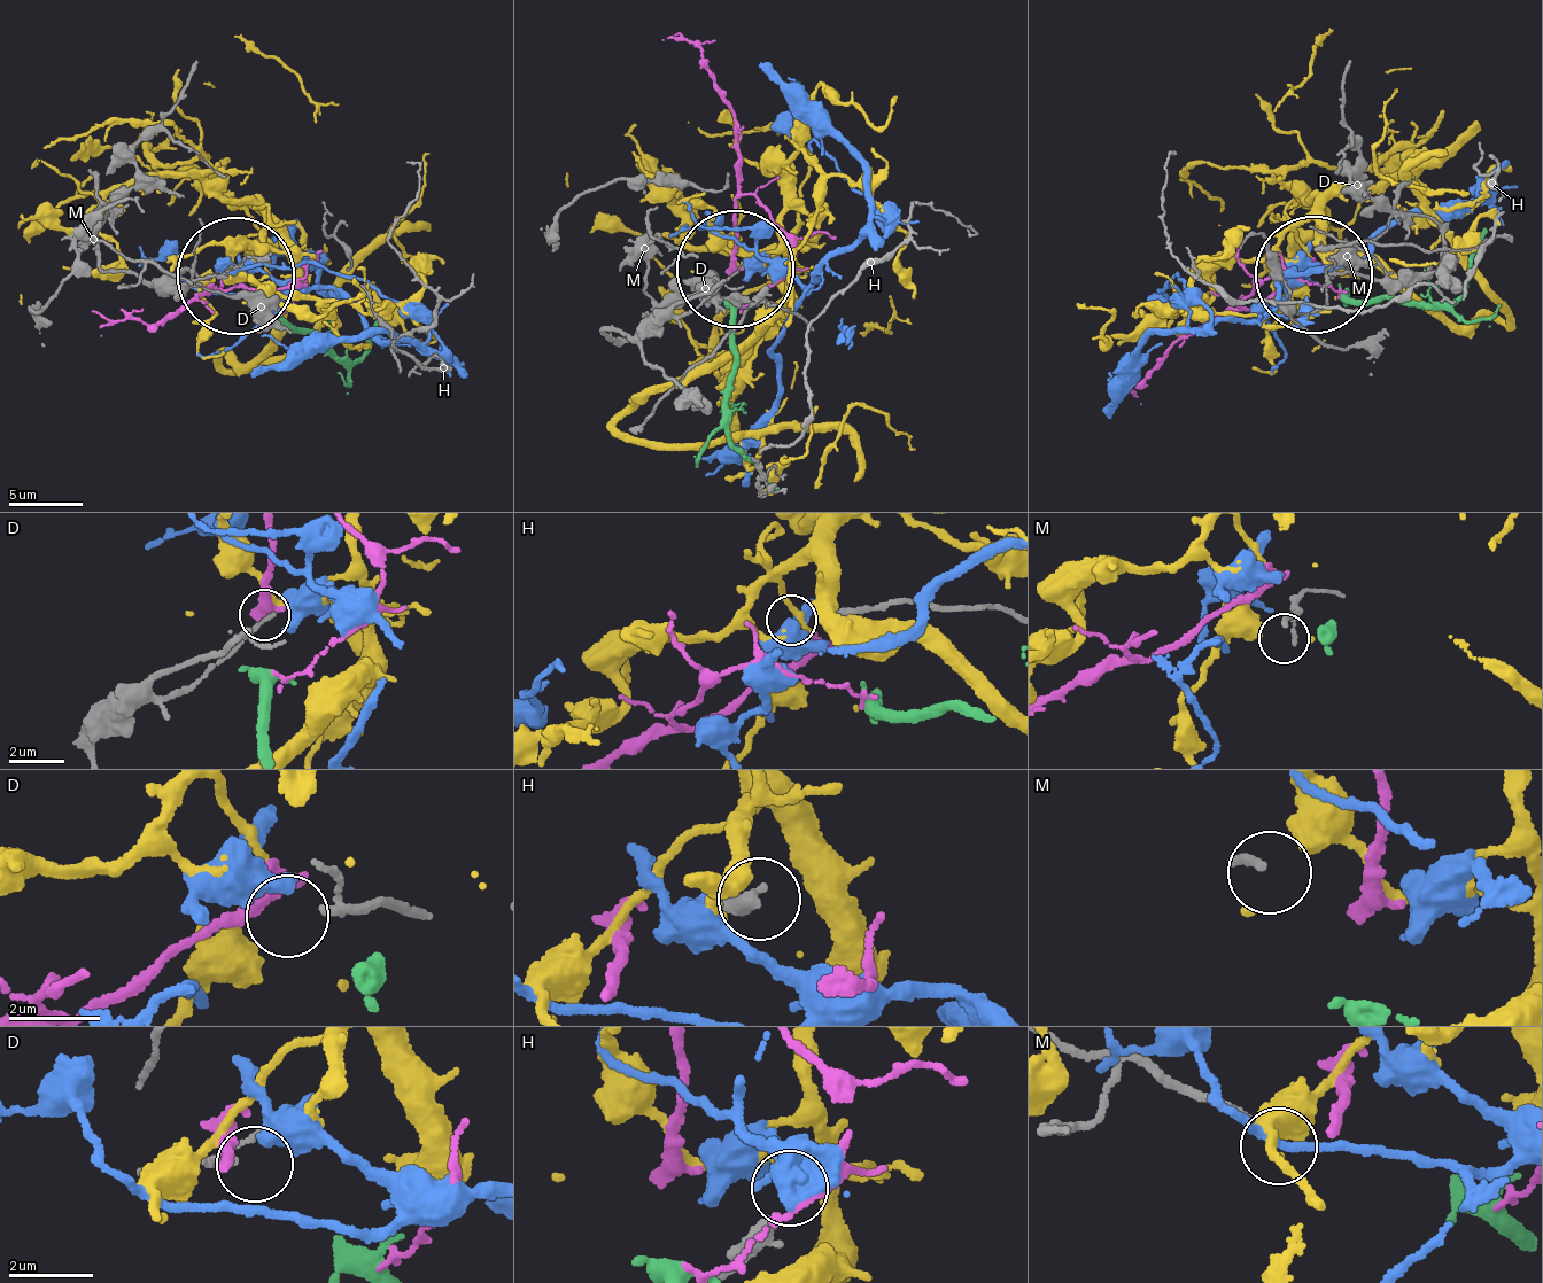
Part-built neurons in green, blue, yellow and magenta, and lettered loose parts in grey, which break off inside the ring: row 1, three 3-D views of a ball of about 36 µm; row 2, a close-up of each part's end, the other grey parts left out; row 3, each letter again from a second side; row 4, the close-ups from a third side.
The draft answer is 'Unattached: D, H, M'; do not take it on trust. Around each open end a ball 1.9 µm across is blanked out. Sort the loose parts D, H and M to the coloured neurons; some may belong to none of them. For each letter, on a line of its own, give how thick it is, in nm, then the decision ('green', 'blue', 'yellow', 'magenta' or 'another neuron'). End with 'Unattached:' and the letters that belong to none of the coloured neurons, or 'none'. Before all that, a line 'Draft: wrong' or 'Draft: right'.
Draft: right
D: 130 nm | another neuron
H: 400 nm | another neuron
M: 170 nm | another neuron
Unattached: D, H, M

